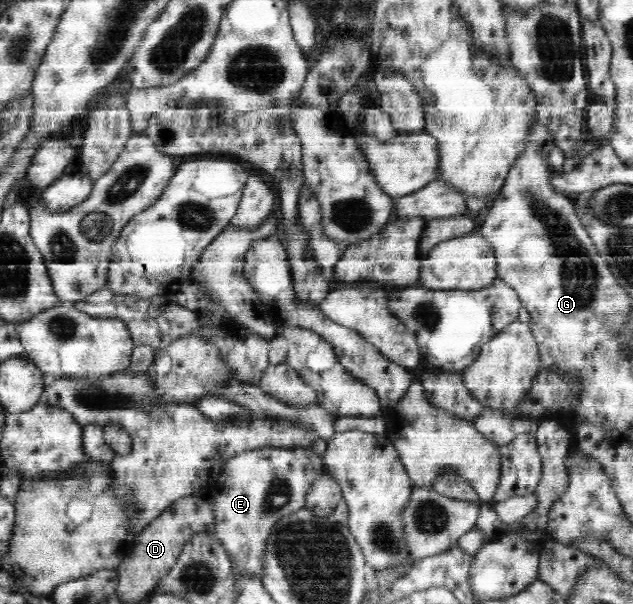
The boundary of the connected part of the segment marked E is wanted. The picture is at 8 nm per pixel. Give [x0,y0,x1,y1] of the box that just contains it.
[211,447,325,581]

